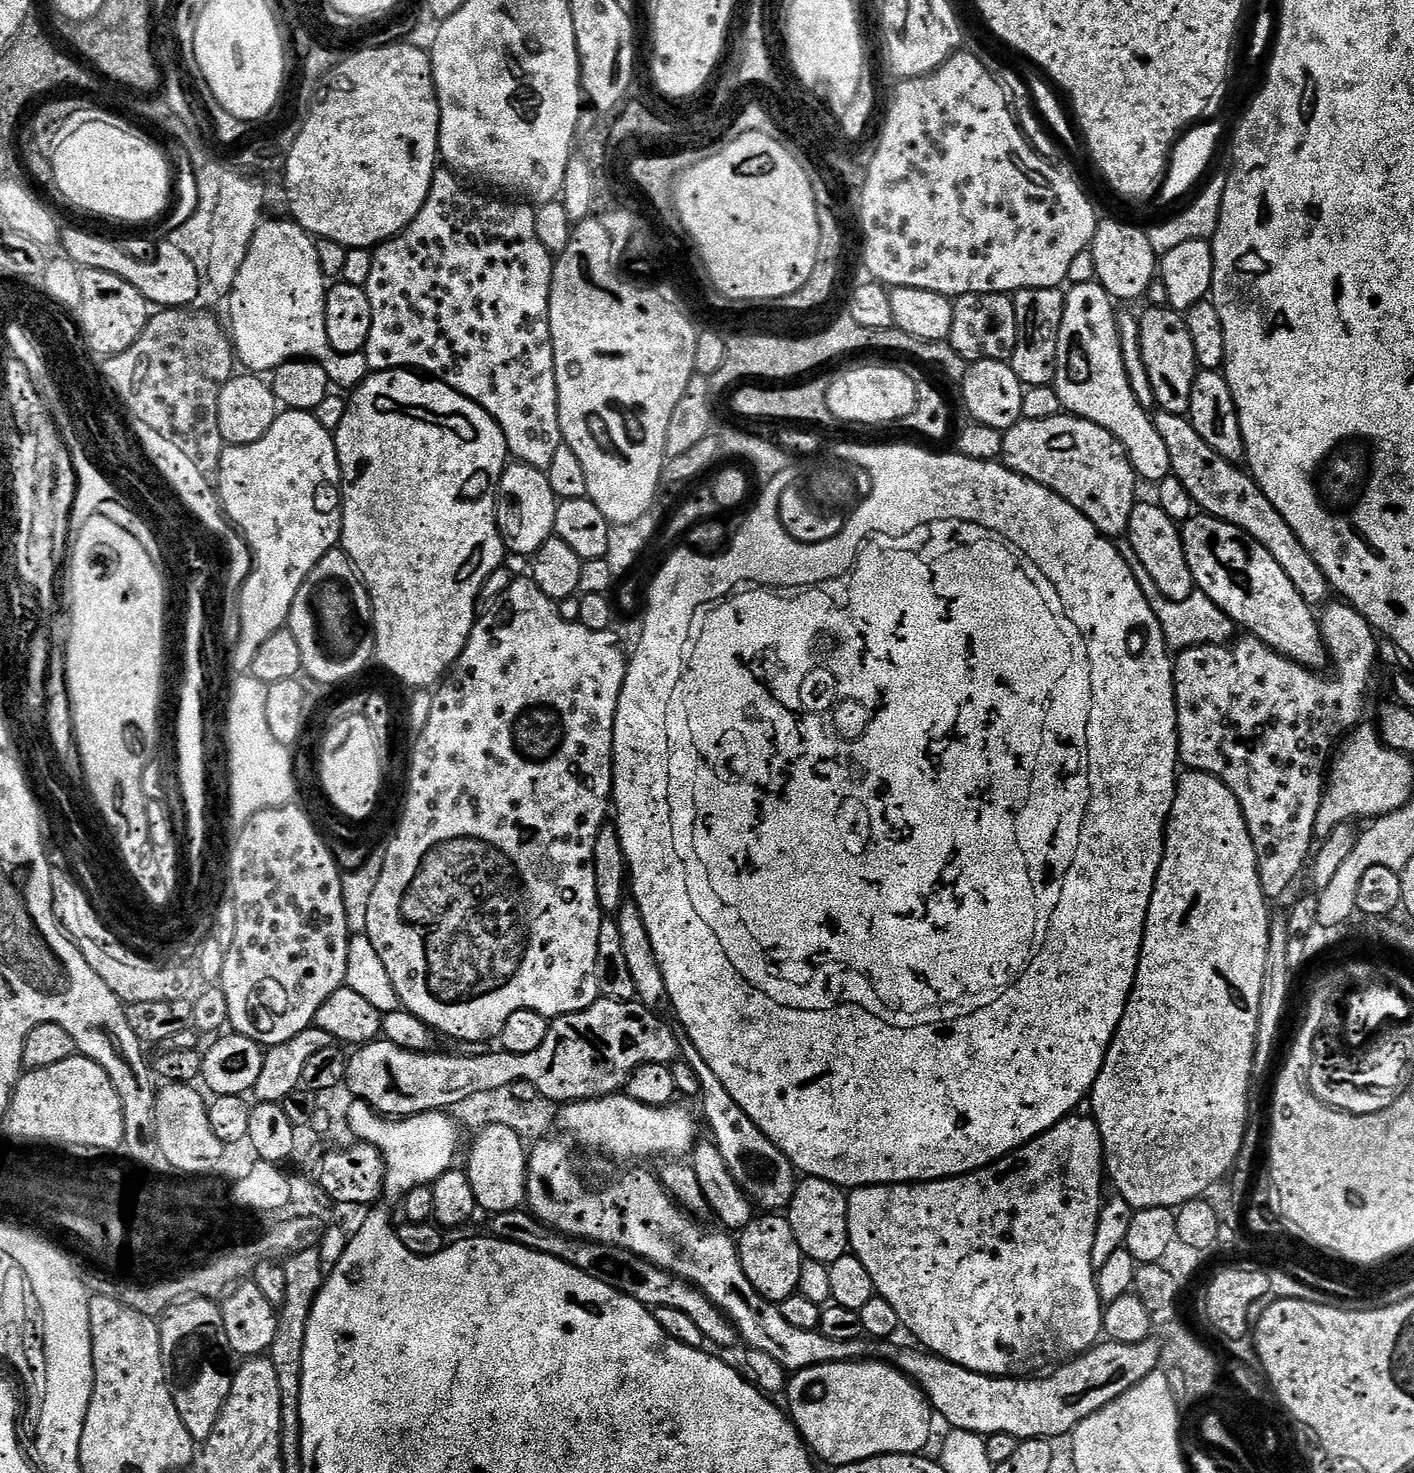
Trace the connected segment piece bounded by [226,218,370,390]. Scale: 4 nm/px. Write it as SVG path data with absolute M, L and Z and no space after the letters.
M268 218L260 223L248 247L246 262L242 262L242 270L238 270L238 278L234 278L234 286L226 297L228 316L232 319L232 328L230 324L230 339L234 345L234 355L237 361L239 361L241 365L245 364L245 366L248 367L245 369L252 374L271 374L284 364L289 364L292 360L311 360L313 364L320 364L322 370L326 370L329 381L331 381L335 387L337 384L340 388L354 390L370 374L368 358L363 354L354 356L343 356L342 354L338 354L330 346L330 338L326 338L326 298L328 297L328 288L326 287L326 277L323 274L322 266L319 265L316 243L317 241L308 235L308 231L291 218L285 218L285 220L271 220L271 218Z

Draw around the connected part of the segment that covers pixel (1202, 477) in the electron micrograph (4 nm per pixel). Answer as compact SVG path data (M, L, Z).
M1157 411L1154 419L1158 434L1162 434L1162 442L1166 442L1166 450L1170 450L1172 475L1178 478L1178 482L1182 482L1182 486L1186 486L1197 509L1218 520L1224 520L1227 524L1238 526L1238 530L1250 534L1250 538L1254 538L1262 546L1266 546L1270 554L1274 554L1274 562L1278 562L1278 566L1286 570L1286 574L1294 582L1294 590L1302 594L1306 603L1313 606L1327 605L1330 600L1330 585L1326 574L1320 569L1318 562L1314 562L1306 546L1302 546L1294 530L1290 530L1286 518L1282 518L1282 514L1274 510L1270 498L1262 494L1251 475L1243 467L1222 458L1222 454L1206 446L1202 434L1194 430L1187 416Z

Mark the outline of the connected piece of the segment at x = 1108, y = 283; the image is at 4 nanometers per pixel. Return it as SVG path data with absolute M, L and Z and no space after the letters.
M1101 219L1090 249L1095 262L1096 280L1115 301L1145 297L1158 274L1158 254L1150 245L1145 229Z

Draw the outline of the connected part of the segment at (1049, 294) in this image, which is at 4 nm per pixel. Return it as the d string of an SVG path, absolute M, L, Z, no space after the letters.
M1035 288L1015 293L1012 305L1018 318L1018 342L1010 361L1014 374L1027 387L1046 386L1056 379L1058 330L1062 330L1065 293L1060 288Z

